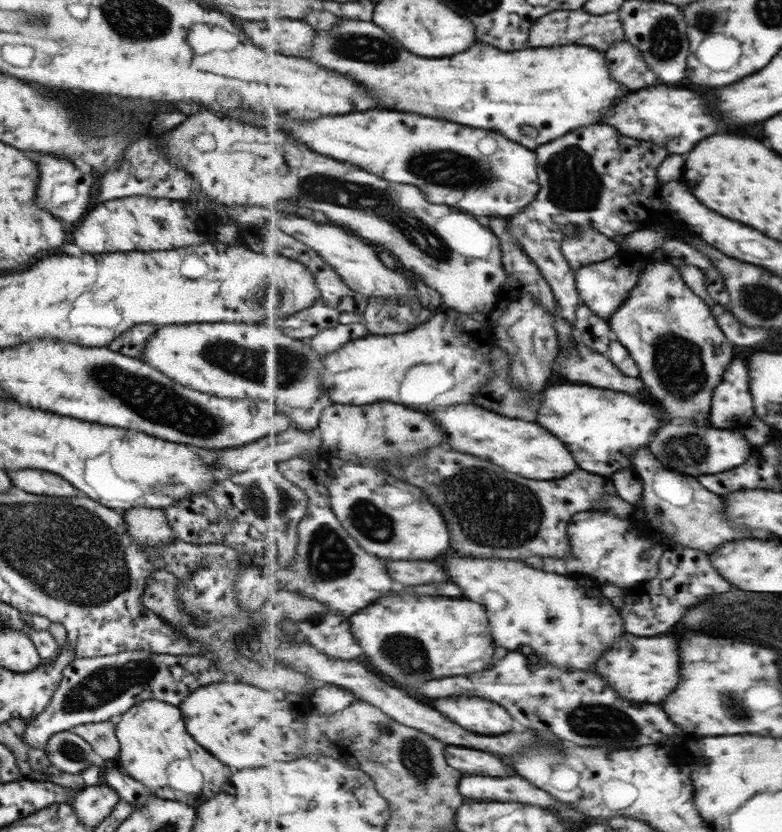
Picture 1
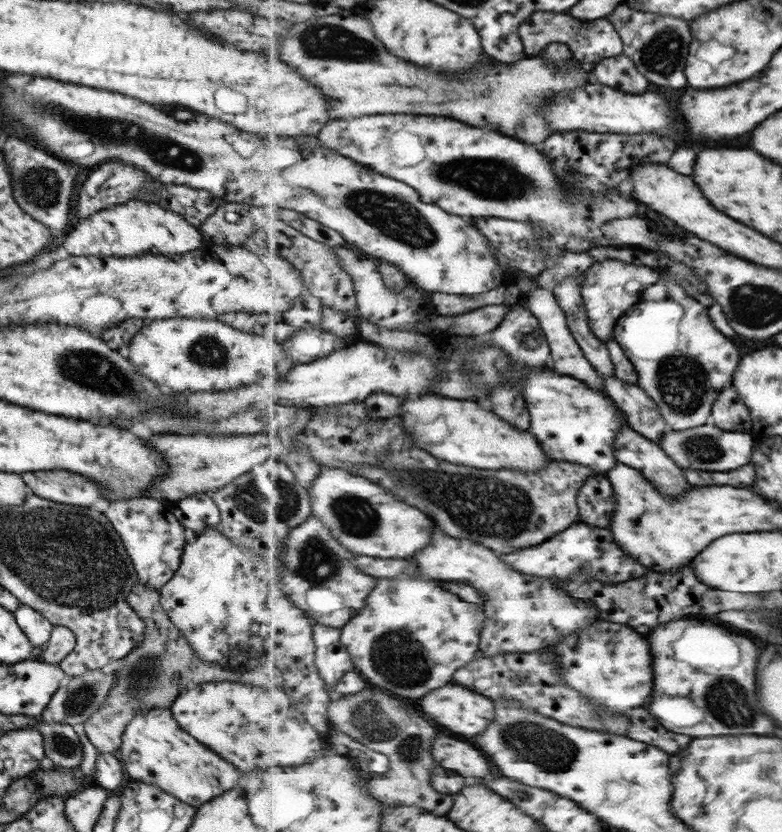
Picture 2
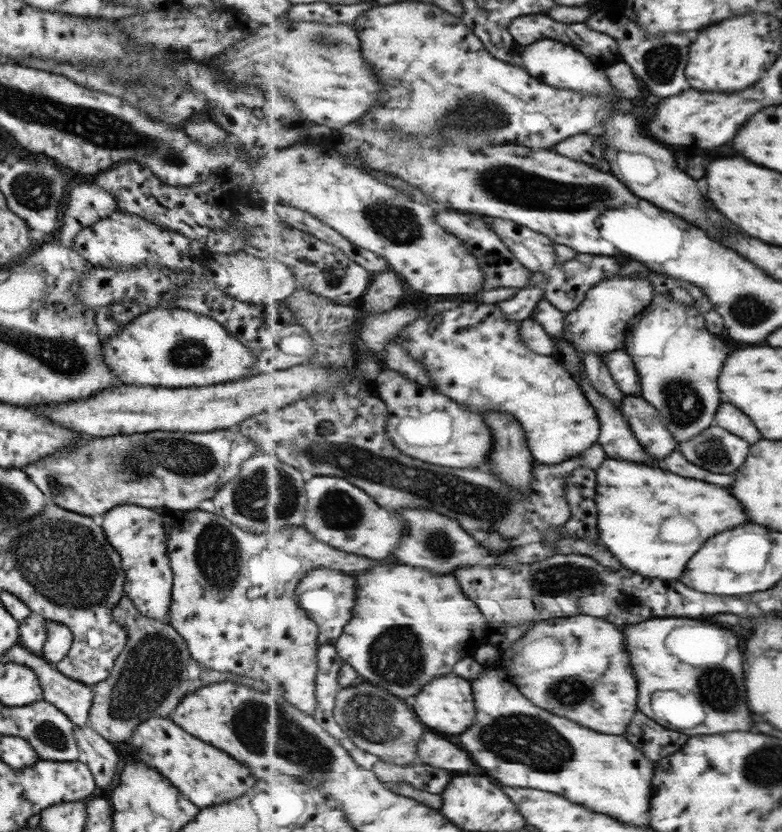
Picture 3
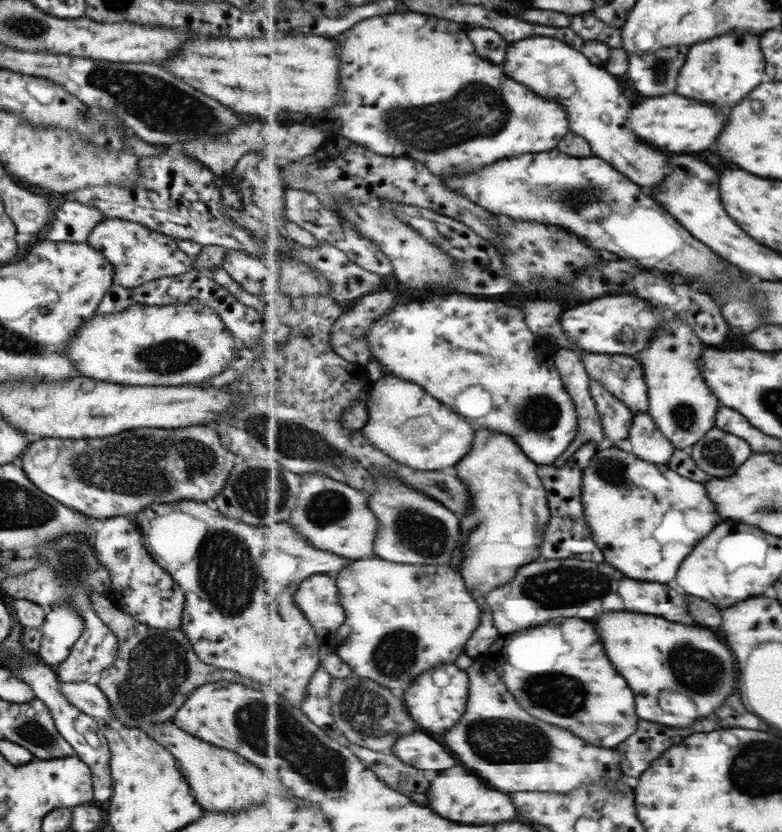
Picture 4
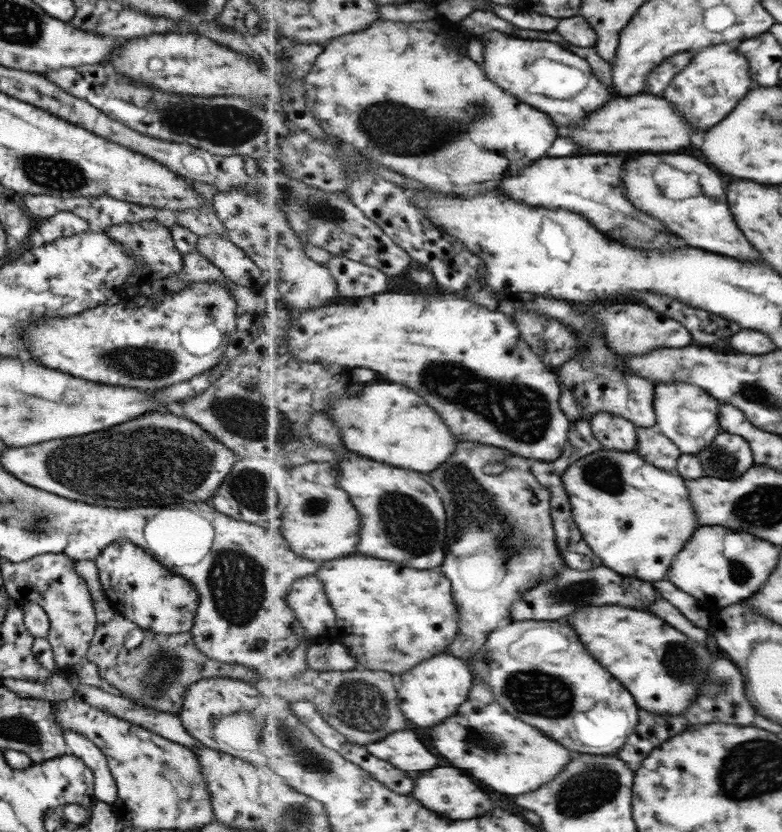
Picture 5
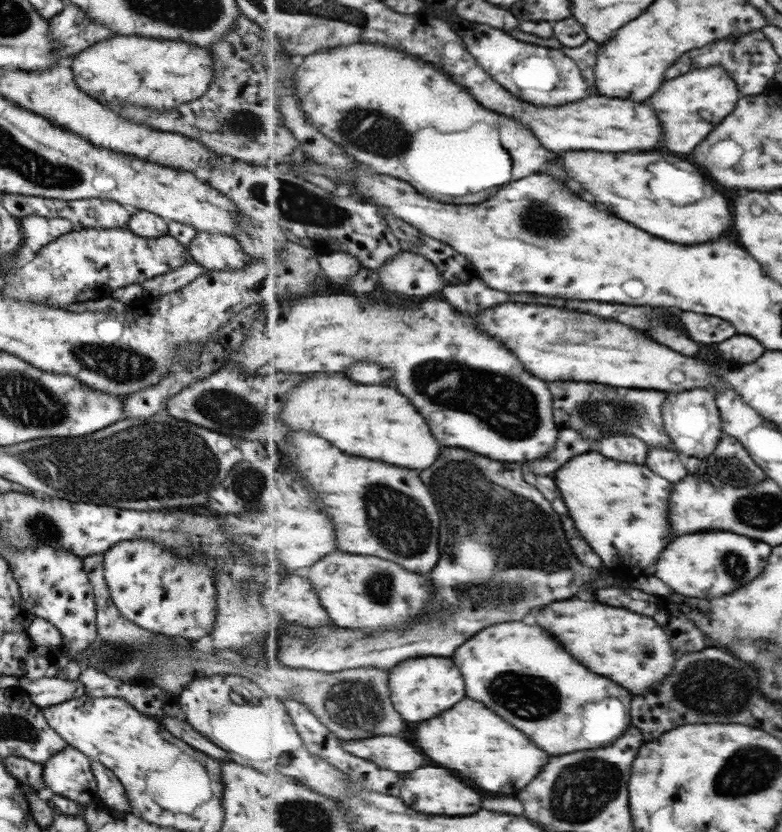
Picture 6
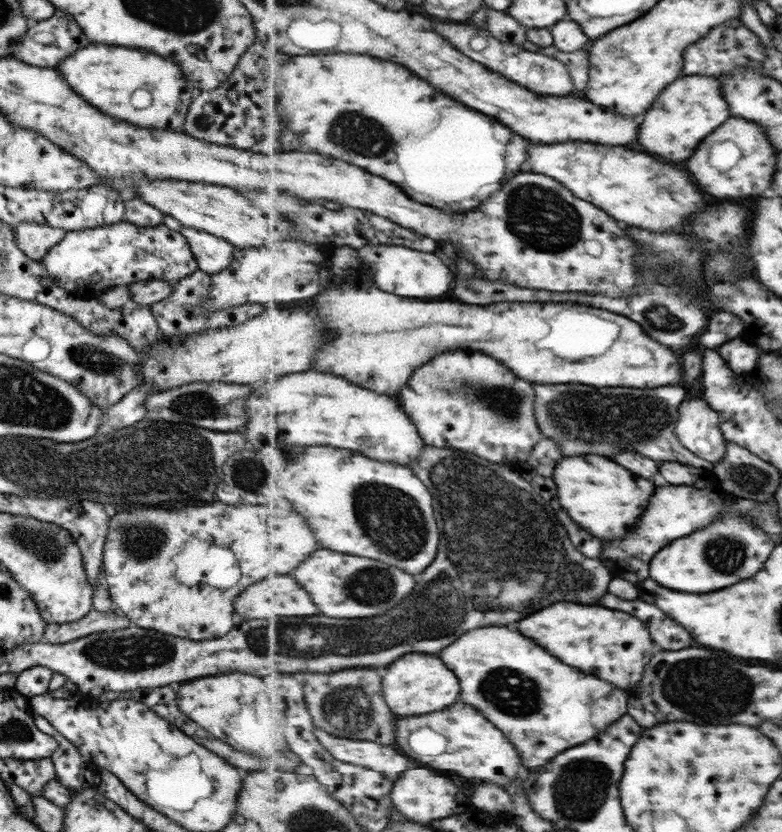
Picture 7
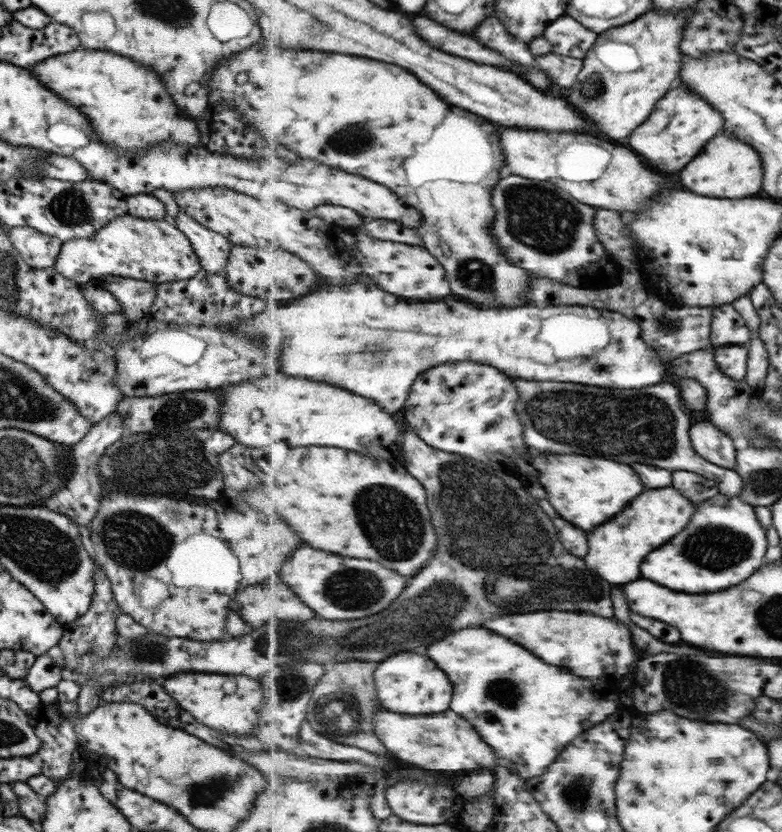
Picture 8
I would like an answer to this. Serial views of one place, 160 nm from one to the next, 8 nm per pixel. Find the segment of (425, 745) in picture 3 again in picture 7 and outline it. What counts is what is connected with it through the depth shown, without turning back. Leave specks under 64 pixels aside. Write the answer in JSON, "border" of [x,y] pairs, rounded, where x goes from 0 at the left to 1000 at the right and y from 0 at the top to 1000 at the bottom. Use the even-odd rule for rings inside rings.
{"border":[[[403,873],[403,885],[409,893],[426,904],[426,909],[459,921],[469,921],[477,925],[485,925],[500,935],[510,935],[513,928],[531,921],[531,916],[500,897],[487,897],[480,892],[464,892],[464,889],[446,889],[426,885],[422,880]]]}

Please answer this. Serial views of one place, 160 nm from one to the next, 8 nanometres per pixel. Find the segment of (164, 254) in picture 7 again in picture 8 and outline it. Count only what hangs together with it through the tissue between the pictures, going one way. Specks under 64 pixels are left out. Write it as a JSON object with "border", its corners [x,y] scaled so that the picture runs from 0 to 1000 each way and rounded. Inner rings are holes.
{"border":[[[162,257],[141,264],[119,284],[81,291],[66,321],[78,332],[97,339],[100,344],[109,341],[109,339],[127,341],[129,331],[155,331],[160,334],[198,339],[198,341],[215,340],[239,337],[258,323],[239,285],[226,276],[223,269],[220,270],[210,262],[203,264],[179,263]]]}

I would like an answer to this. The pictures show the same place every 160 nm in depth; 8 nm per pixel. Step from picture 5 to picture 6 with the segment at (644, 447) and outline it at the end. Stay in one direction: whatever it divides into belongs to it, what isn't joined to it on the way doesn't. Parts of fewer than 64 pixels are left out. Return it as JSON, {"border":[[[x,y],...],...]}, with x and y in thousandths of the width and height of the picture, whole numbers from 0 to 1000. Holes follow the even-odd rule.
{"border":[[[845,536],[831,537],[825,555],[832,565],[838,566],[838,570],[848,570],[848,575],[863,582],[882,570],[875,548],[863,540],[845,538]]]}

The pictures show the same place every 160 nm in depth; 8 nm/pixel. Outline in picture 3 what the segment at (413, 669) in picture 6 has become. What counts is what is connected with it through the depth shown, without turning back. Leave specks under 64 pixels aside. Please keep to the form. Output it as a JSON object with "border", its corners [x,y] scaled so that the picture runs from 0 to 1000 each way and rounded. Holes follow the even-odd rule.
{"border":[[[584,809],[568,810],[559,814],[551,822],[543,823],[536,837],[528,841],[529,855],[541,863],[541,868],[549,875],[556,875],[561,880],[572,882],[592,882],[600,873],[607,870],[611,852],[607,851],[607,835],[604,820],[587,813]]]}

